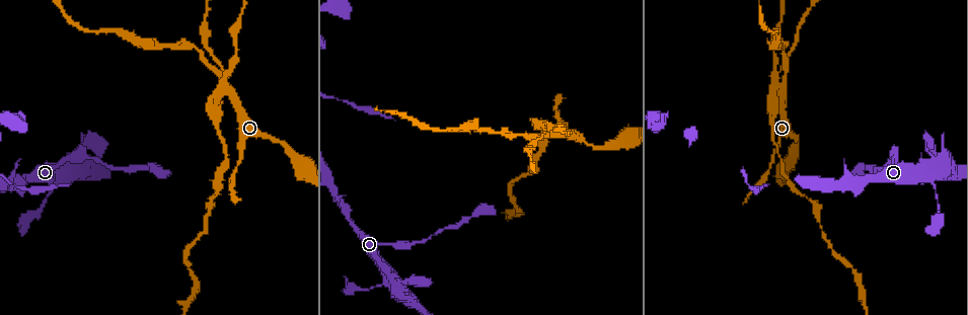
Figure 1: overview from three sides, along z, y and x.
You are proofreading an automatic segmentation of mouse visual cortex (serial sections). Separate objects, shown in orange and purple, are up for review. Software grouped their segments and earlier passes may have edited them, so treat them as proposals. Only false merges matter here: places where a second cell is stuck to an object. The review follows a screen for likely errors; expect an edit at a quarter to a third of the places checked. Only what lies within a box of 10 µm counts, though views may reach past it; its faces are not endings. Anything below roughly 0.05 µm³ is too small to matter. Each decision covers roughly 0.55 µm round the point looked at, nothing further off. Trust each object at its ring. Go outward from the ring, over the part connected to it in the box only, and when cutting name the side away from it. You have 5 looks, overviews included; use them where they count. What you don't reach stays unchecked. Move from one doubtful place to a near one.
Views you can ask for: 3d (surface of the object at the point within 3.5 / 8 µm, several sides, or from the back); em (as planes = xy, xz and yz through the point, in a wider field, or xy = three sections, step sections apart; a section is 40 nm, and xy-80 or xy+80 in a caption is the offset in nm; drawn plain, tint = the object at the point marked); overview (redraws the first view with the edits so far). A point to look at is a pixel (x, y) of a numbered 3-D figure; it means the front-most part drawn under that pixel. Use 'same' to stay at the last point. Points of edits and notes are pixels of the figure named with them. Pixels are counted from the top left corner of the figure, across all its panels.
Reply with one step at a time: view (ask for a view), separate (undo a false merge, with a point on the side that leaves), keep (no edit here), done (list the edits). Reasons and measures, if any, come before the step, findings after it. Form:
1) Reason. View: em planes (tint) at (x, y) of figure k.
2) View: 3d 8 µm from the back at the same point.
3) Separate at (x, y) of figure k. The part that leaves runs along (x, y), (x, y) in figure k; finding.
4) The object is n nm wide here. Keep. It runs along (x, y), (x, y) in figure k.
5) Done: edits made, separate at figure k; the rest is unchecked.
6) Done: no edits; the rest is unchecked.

View: 3d 3.5 µm at (550, 131) of figure 1.

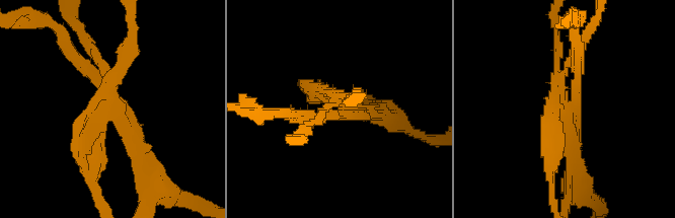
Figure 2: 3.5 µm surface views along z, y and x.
View: em xy step 2 (tint) at (341, 104) of figure 2.

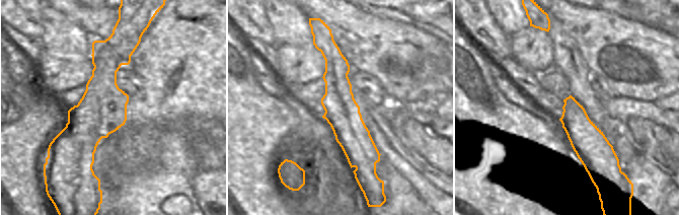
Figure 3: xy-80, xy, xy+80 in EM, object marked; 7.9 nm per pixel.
Separate at (550, 128) of figure 2. The part that leaves runs along (561, 106), (551, 197) in figure 2; two cells meet here.

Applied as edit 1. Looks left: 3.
Three-way junction. View: 3d 8 µm at (929, 148) of figure 1.

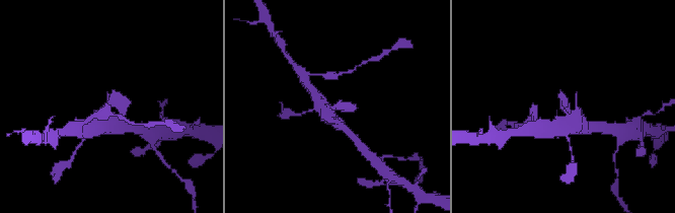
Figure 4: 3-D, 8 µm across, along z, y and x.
View: 3d 3.5 µm at the same point.

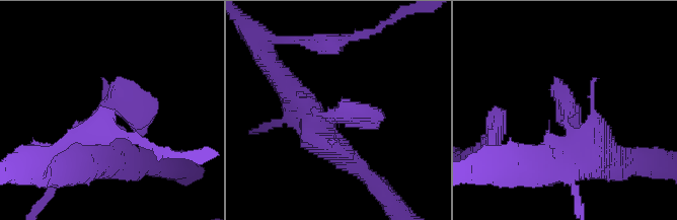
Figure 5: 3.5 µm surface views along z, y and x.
3 arms meet here; the arms are 350, 450, 450 nm wide; need the tissue. View: em xy step 1 (tint) at (325, 115) of figure 5.

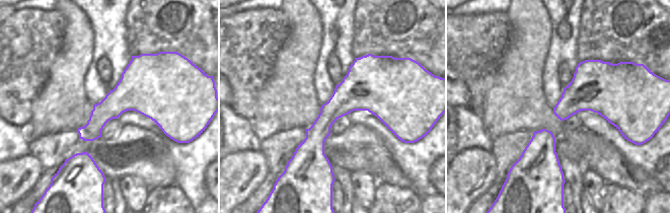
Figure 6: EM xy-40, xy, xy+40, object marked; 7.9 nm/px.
Keep. It runs along (69, 168), (109, 103), (143, 132) in figure 5; continuous, no second cell.

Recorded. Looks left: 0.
Done: edits made, separate at figure 2; the rest is unchecked.

